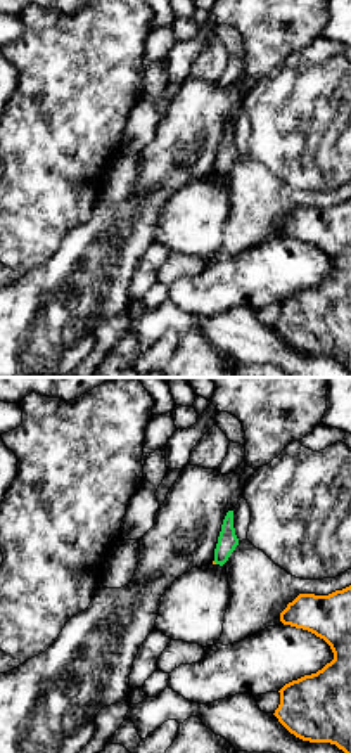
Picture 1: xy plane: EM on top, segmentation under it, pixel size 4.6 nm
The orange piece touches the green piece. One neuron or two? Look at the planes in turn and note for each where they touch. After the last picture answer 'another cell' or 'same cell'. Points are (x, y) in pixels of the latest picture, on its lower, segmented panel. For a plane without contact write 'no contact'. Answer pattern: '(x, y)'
no contact

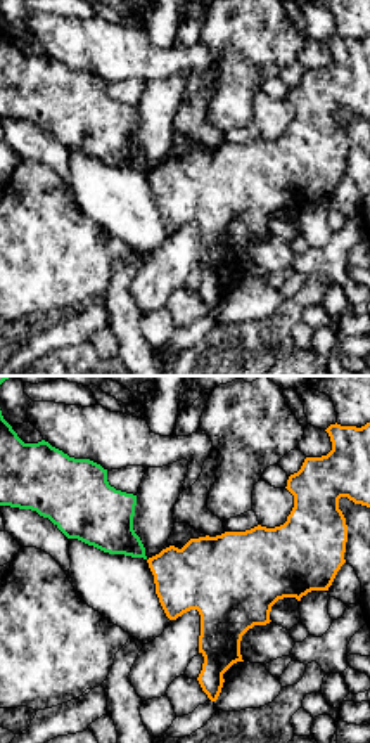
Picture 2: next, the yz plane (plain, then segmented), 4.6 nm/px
no contact

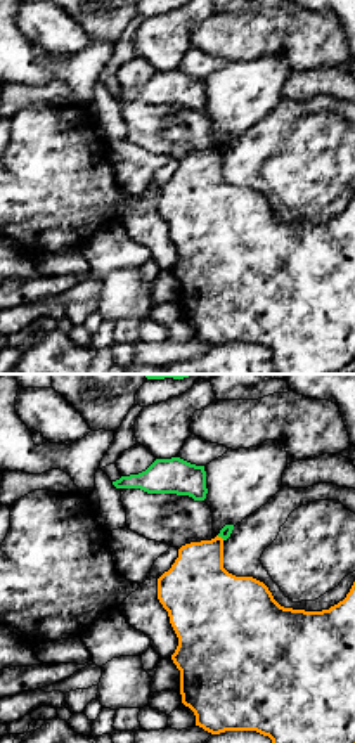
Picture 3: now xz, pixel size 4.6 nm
(220, 537)

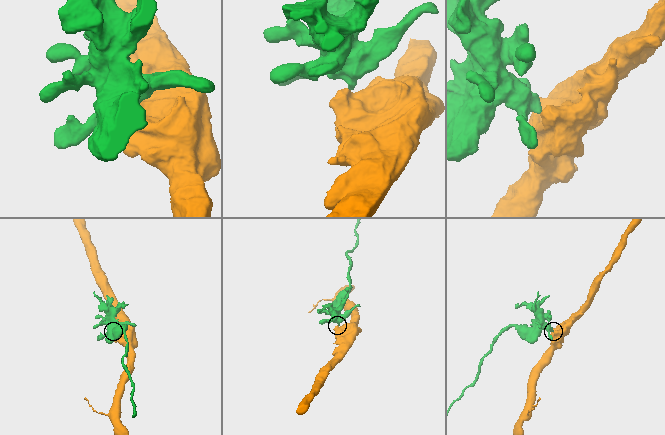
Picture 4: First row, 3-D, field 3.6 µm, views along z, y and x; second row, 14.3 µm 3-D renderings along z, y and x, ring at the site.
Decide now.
another cell

